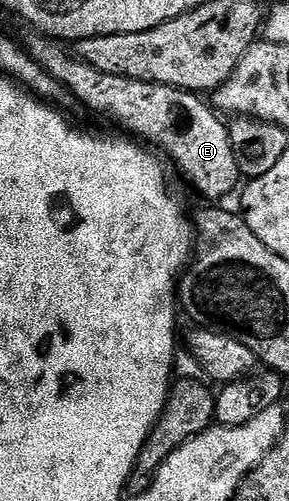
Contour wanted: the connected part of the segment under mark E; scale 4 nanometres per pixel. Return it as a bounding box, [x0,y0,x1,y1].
[22,32,242,198]

